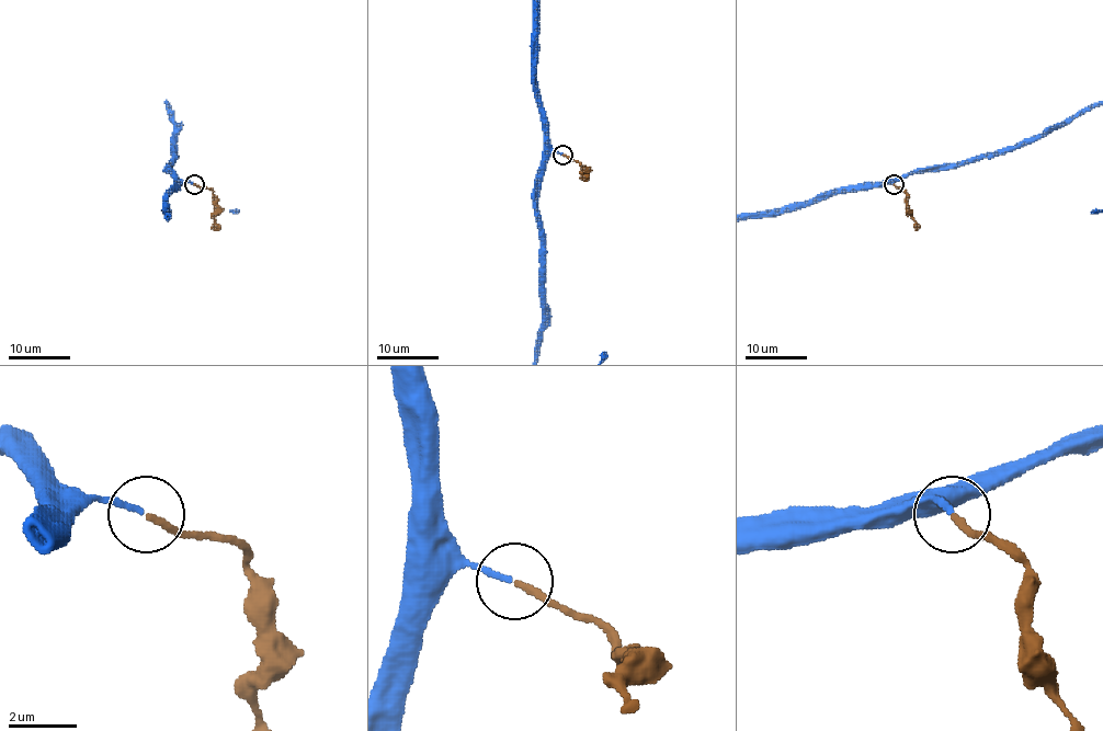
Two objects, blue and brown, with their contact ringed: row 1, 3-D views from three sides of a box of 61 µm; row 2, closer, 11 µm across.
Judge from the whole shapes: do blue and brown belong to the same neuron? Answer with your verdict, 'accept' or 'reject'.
accept

